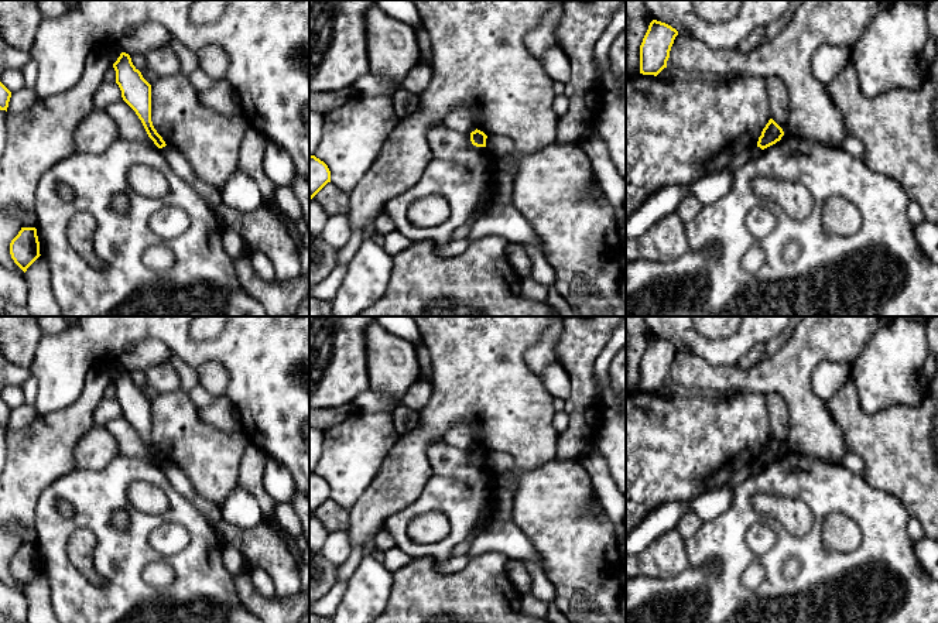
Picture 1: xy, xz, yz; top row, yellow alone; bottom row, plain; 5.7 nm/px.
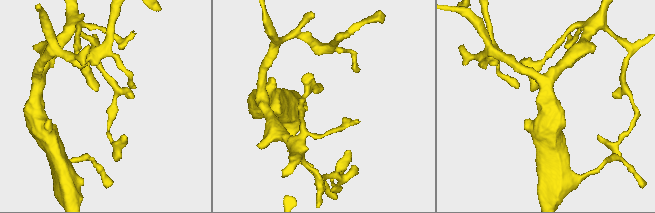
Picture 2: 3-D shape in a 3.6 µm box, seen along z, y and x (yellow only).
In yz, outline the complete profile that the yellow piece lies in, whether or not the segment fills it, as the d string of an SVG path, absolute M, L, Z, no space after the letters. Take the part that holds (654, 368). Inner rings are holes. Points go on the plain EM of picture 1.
M653 336L640 362L640 390L657 393L670 374L678 348L671 342Z

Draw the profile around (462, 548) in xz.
M486 514L479 526L469 534L468 540L463 542L459 542L451 552L451 557L461 557L468 555L472 541L483 531L486 531L493 523L493 518L490 514Z

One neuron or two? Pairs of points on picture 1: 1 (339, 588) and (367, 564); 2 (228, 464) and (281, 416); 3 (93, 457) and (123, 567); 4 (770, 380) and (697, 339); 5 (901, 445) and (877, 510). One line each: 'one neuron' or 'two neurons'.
1: two neurons
2: two neurons
3: two neurons
4: two neurons
5: two neurons

